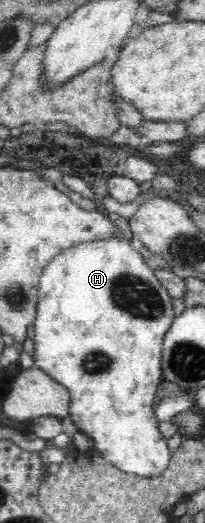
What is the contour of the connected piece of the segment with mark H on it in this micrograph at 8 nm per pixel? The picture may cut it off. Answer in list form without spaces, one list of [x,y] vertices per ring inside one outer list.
[[[106,237],[102,240],[83,242],[80,245],[69,246],[68,249],[62,250],[60,254],[46,266],[40,280],[40,286],[37,294],[37,313],[34,319],[34,366],[42,369],[49,374],[56,382],[63,384],[70,393],[72,401],[70,404],[70,418],[78,431],[86,434],[94,442],[93,448],[96,449],[106,460],[122,469],[131,476],[136,477],[157,477],[168,468],[168,461],[172,452],[168,447],[167,438],[160,432],[158,427],[159,420],[155,414],[155,392],[164,380],[161,367],[162,345],[165,340],[166,331],[173,324],[175,319],[174,310],[172,309],[173,297],[162,286],[162,283],[154,275],[155,269],[152,268],[146,259],[138,252],[138,244],[130,244],[128,237]]]

